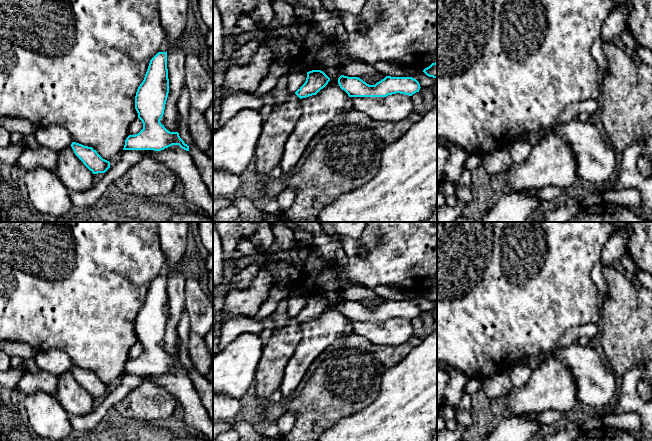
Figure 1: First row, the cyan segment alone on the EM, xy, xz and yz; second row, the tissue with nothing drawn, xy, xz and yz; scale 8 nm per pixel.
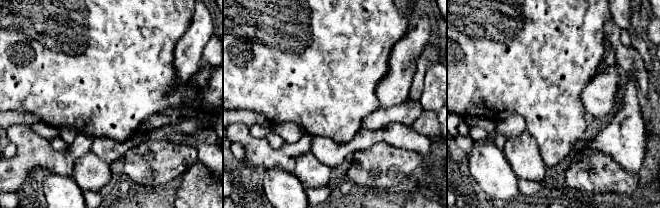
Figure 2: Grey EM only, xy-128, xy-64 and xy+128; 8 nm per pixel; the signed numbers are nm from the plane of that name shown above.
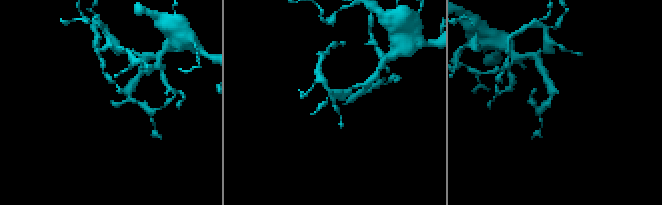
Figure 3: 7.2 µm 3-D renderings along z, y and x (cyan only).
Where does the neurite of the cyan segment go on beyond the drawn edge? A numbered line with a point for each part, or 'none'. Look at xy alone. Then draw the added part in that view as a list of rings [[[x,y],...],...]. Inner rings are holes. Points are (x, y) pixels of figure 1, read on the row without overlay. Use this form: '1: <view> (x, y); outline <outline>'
1: xy (57, 362); outline [[[58,349],[37,352],[35,363],[40,371],[50,372],[59,376],[72,368],[72,362],[69,356]]]

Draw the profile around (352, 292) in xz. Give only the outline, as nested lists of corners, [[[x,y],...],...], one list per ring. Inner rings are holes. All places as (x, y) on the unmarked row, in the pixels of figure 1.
[[[349,284],[345,286],[341,292],[341,297],[348,301],[380,301],[384,298],[377,295],[372,289],[356,285]]]

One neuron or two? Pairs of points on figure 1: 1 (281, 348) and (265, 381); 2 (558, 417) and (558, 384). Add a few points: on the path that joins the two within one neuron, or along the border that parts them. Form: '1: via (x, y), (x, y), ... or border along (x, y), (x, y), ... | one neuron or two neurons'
1: via (275, 356), (269, 373) | one neuron
2: border along (565, 412), (544, 410), (536, 414) | two neurons

